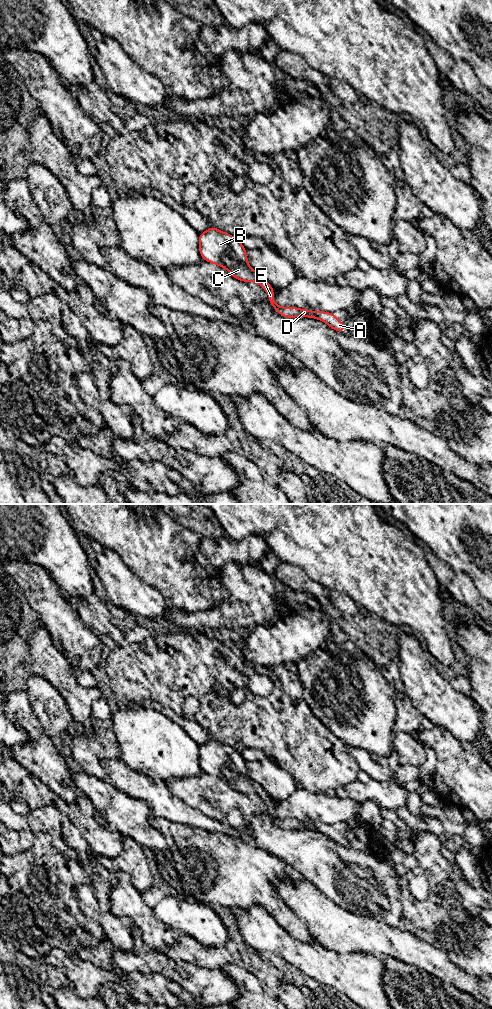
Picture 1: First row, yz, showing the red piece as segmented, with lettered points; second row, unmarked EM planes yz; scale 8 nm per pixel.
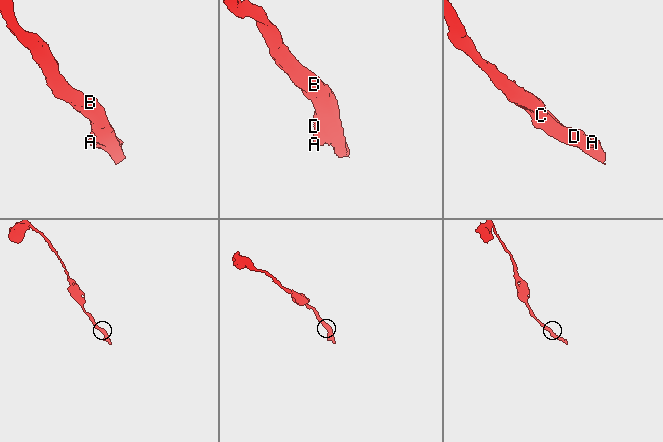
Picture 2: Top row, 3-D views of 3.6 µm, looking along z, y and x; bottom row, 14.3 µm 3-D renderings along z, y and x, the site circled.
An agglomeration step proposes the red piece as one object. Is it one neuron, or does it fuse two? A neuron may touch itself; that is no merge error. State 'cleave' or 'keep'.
keep

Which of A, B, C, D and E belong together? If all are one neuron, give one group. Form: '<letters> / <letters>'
A B C D E

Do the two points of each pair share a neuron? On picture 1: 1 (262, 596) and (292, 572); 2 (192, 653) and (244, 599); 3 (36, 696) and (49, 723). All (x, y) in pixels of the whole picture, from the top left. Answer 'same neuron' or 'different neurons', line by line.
1: different neurons
2: different neurons
3: same neuron

